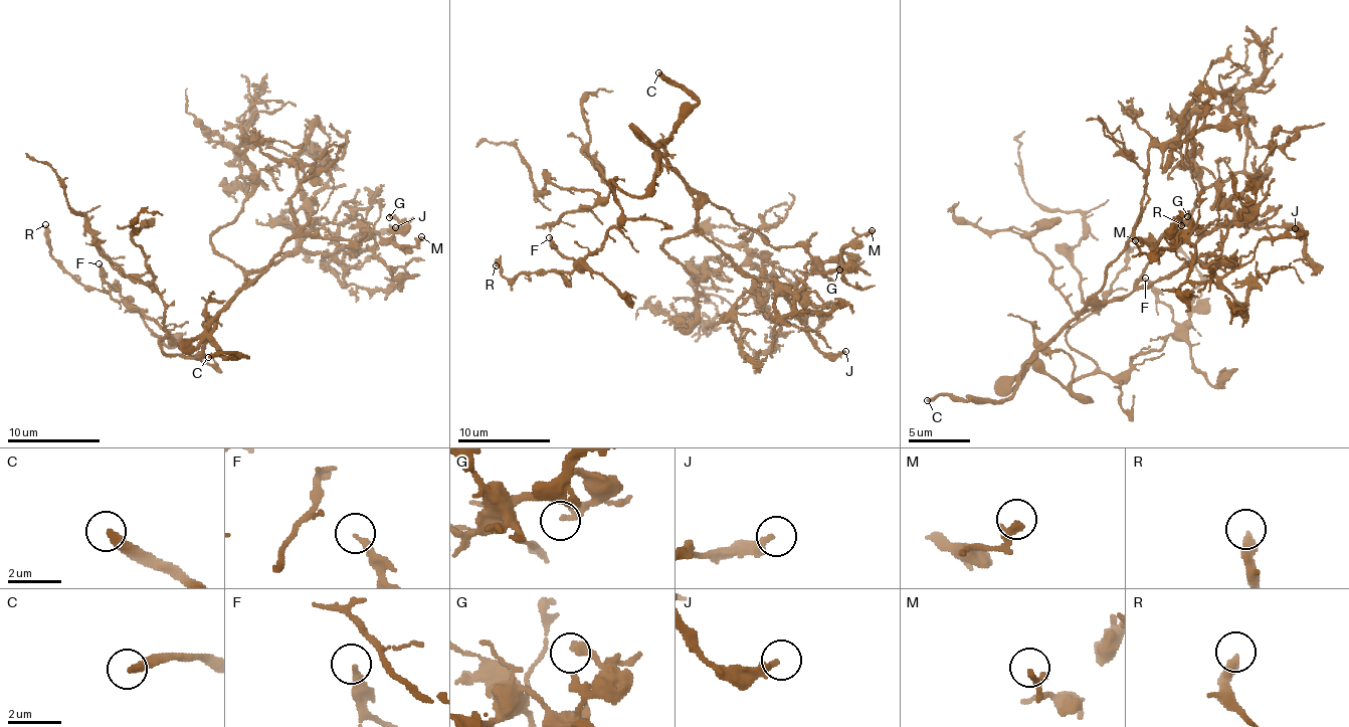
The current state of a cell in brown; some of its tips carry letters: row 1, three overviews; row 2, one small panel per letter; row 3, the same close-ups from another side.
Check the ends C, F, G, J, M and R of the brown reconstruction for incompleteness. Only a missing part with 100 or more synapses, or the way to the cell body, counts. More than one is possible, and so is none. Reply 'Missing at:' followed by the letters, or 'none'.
Missing at: C

